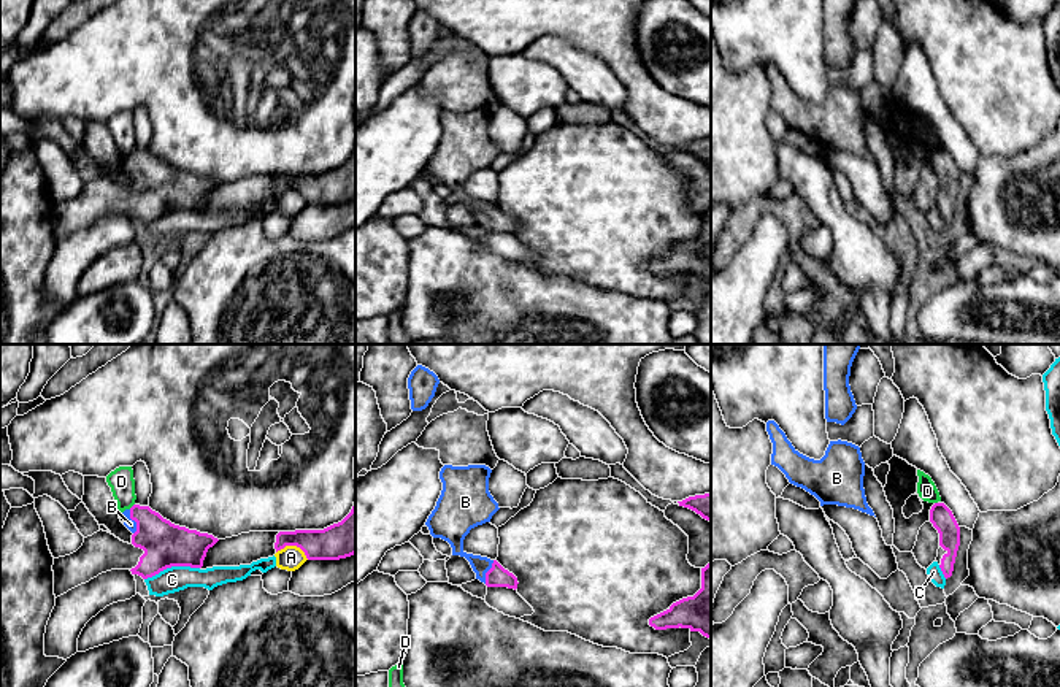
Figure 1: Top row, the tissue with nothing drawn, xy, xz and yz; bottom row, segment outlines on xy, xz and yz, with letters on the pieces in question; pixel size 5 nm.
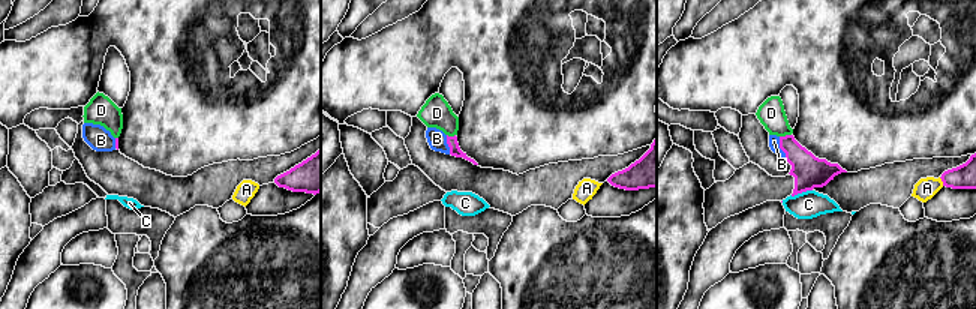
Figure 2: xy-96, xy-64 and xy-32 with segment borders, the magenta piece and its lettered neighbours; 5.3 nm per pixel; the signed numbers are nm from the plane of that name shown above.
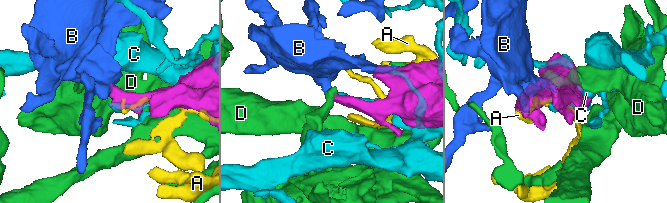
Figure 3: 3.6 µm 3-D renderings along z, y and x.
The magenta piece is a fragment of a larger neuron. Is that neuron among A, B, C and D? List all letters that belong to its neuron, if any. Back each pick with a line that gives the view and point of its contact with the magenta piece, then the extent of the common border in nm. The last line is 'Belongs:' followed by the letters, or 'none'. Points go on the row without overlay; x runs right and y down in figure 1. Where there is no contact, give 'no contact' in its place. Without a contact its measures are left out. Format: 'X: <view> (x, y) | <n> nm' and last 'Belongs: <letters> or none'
B: xy (135, 165) | 130 nm
Belongs: B

